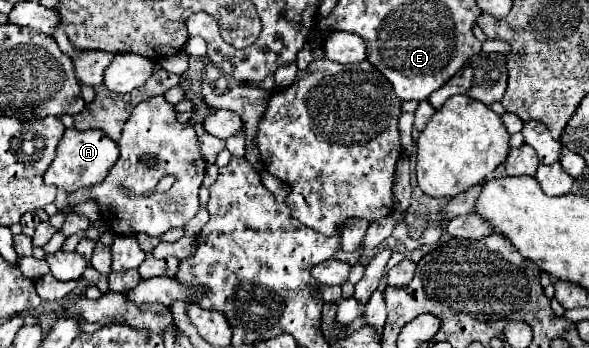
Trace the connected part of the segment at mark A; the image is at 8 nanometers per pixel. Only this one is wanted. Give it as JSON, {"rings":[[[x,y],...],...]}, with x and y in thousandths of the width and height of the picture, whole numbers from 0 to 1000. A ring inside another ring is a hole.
{"rings":[[[117,368],[117,374],[110,374],[107,402],[97,420],[97,448],[93,448],[90,471],[76,494],[76,529],[90,529],[100,546],[110,546],[117,557],[134,540],[161,534],[185,500],[185,489],[195,477],[199,454],[202,454],[199,414],[188,397],[175,391],[175,379],[168,379],[168,374],[134,379],[127,368]]]}

